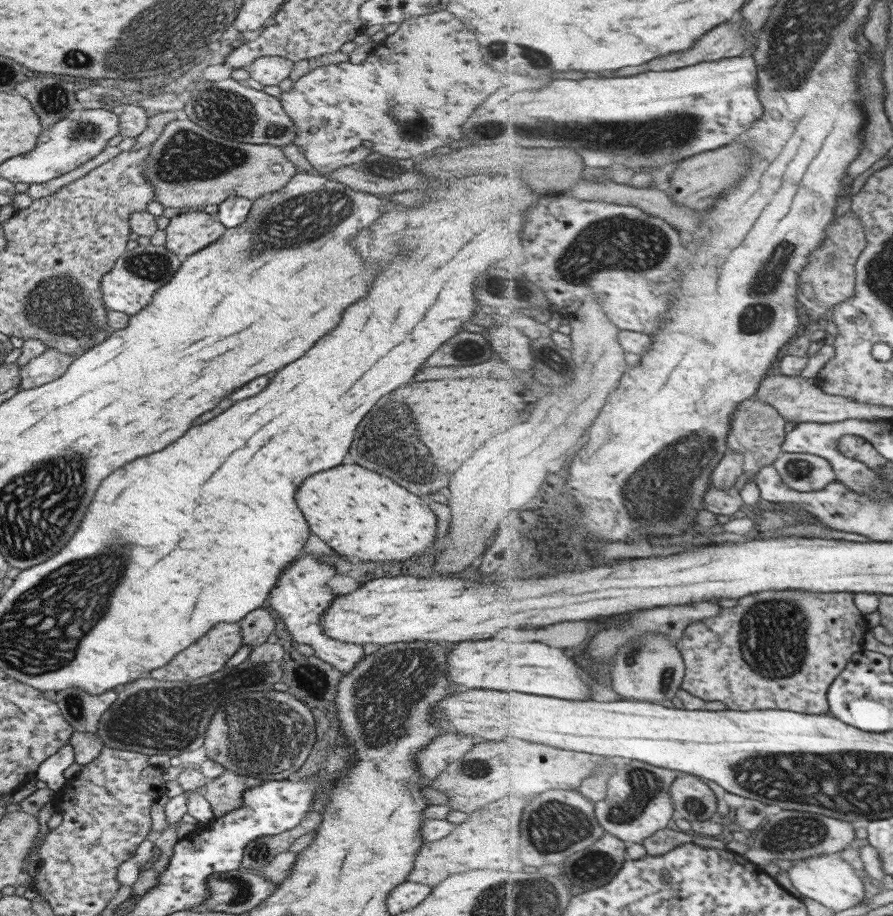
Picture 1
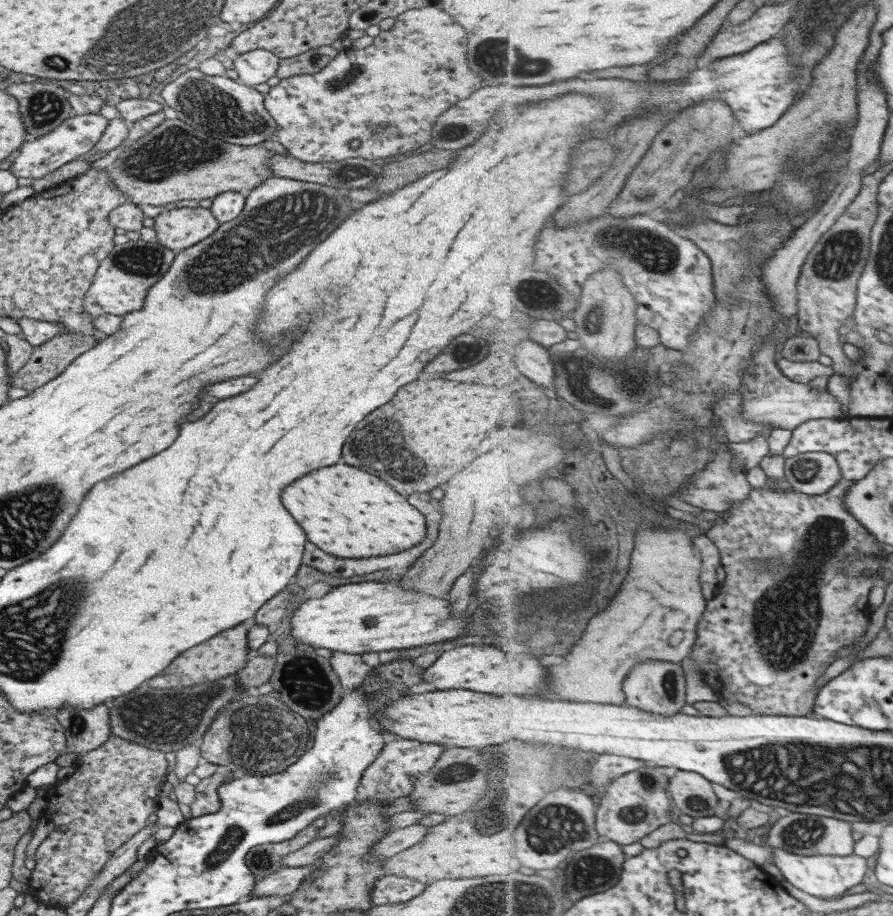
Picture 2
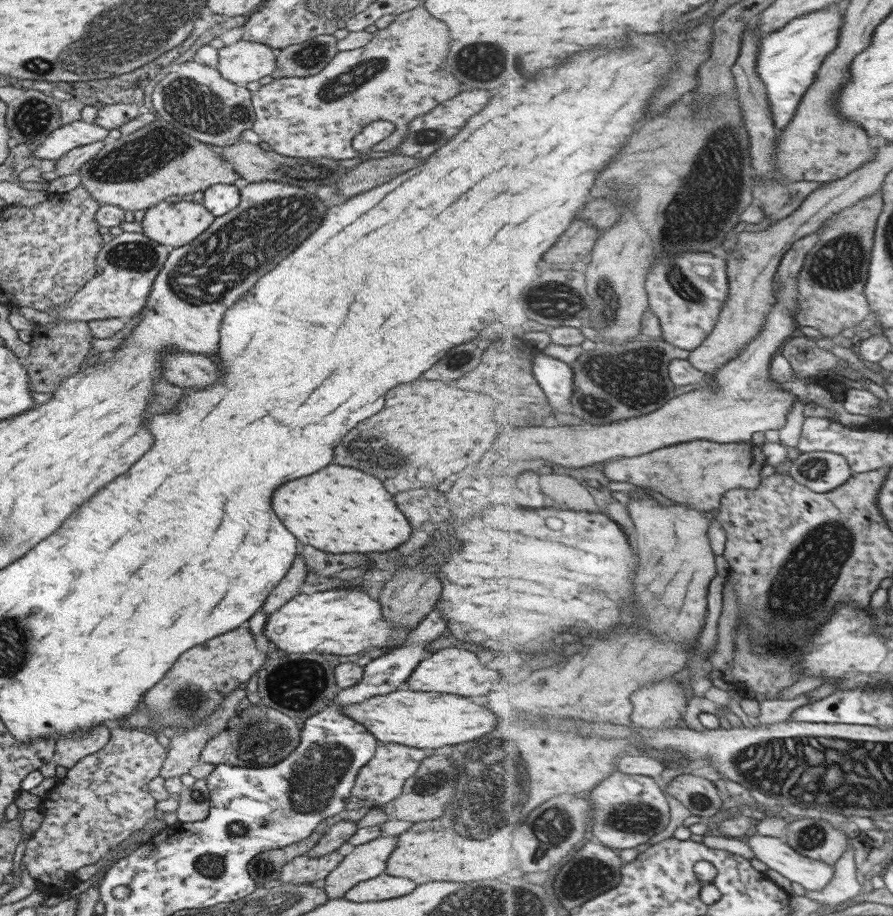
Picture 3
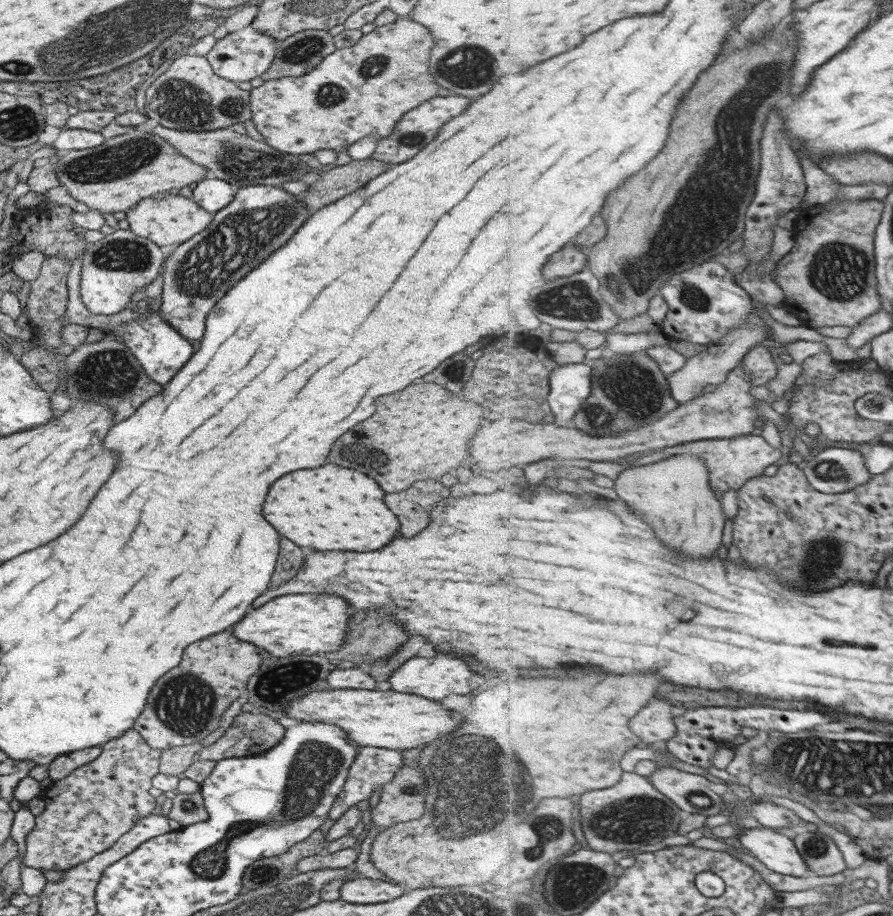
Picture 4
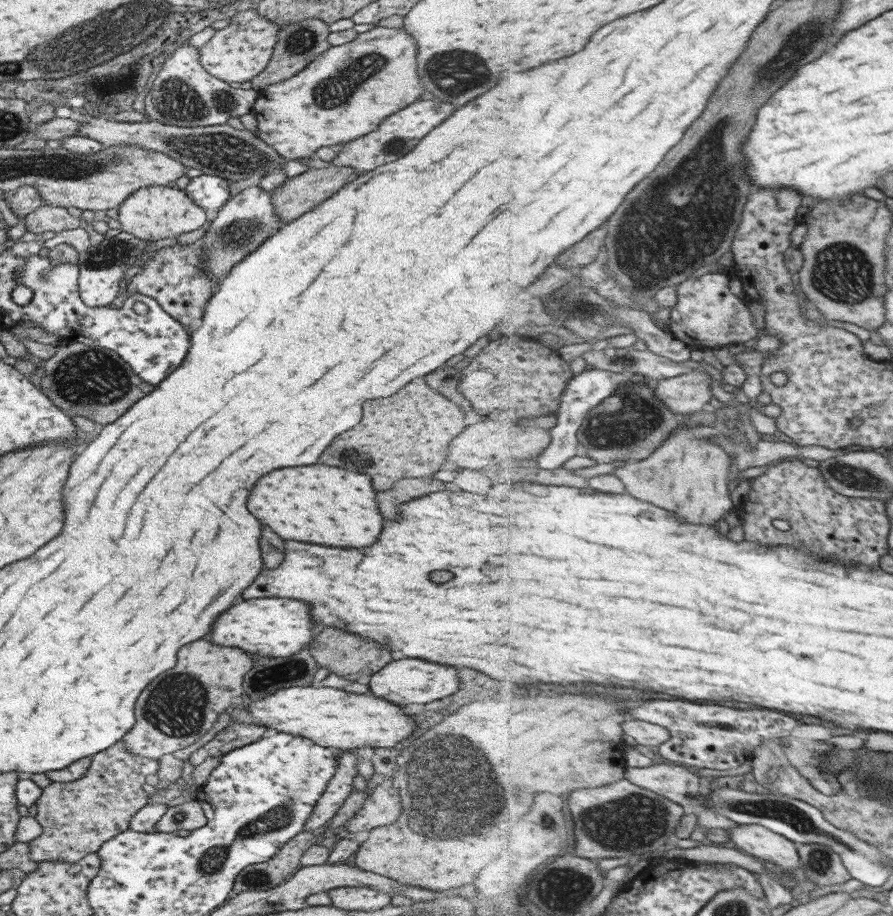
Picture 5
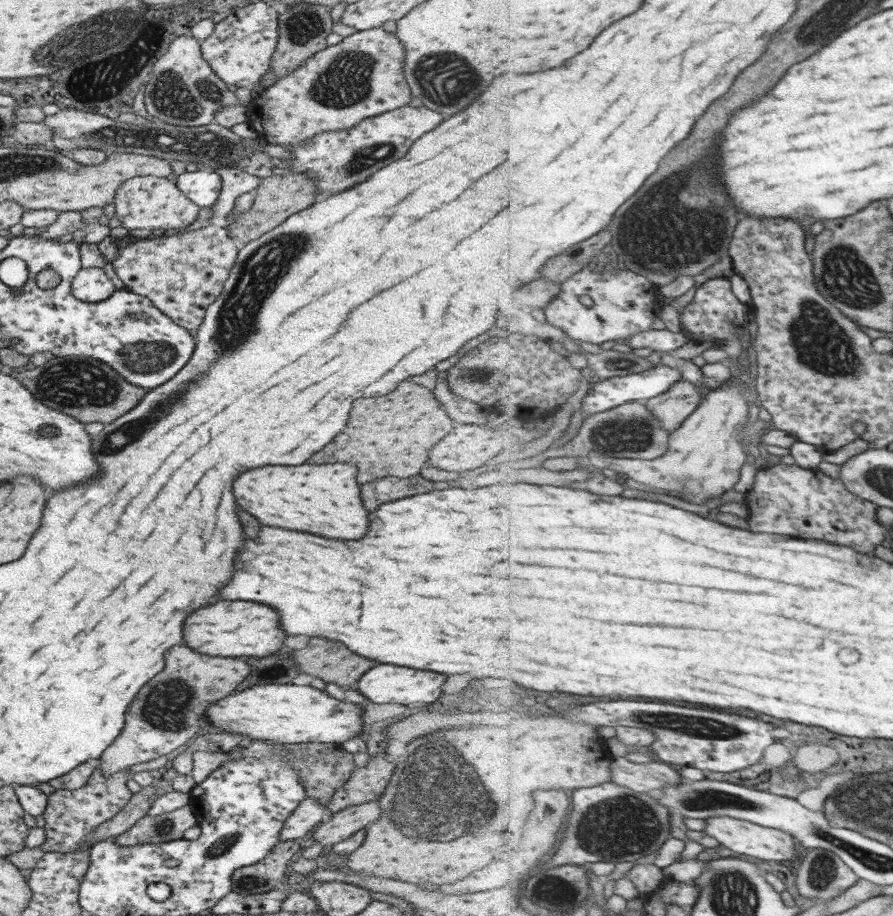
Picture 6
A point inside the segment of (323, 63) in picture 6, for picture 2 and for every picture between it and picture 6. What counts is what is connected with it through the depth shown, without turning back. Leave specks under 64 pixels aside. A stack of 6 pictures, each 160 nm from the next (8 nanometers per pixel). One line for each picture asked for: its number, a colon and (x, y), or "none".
2: (410, 73)
3: (318, 116)
4: (339, 102)
5: (318, 107)

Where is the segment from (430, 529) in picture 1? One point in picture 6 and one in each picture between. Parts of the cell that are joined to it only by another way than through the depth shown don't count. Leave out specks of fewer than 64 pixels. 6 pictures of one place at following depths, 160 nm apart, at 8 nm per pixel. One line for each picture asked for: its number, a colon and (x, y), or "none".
2: (345, 511)
3: (344, 510)
4: (329, 508)
5: (326, 505)
6: (325, 500)

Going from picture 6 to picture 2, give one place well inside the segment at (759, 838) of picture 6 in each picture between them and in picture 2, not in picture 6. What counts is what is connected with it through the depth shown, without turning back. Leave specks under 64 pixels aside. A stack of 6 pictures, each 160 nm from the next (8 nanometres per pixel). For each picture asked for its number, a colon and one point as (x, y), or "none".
2: (828, 877)
3: (814, 875)
4: (780, 852)
5: (756, 839)

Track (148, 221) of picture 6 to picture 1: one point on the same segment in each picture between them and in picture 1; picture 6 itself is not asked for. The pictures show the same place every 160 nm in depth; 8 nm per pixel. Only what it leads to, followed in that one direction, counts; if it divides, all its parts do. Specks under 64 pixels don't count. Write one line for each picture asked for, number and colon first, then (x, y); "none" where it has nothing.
1: (188, 233)
2: (177, 229)
3: (173, 223)
4: (168, 219)
5: (154, 212)

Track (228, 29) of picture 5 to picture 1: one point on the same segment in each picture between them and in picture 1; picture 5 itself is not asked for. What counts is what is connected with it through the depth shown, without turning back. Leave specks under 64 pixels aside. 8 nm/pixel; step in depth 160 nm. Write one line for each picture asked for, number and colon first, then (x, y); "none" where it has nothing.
1: (269, 70)
2: (256, 66)
3: (245, 61)
4: (244, 54)

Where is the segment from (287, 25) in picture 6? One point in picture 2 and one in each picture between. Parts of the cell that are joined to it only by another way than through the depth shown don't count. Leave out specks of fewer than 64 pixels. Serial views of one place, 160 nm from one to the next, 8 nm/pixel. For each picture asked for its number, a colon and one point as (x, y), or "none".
2: (315, 59)
3: (310, 57)
4: (296, 55)
5: (298, 43)

